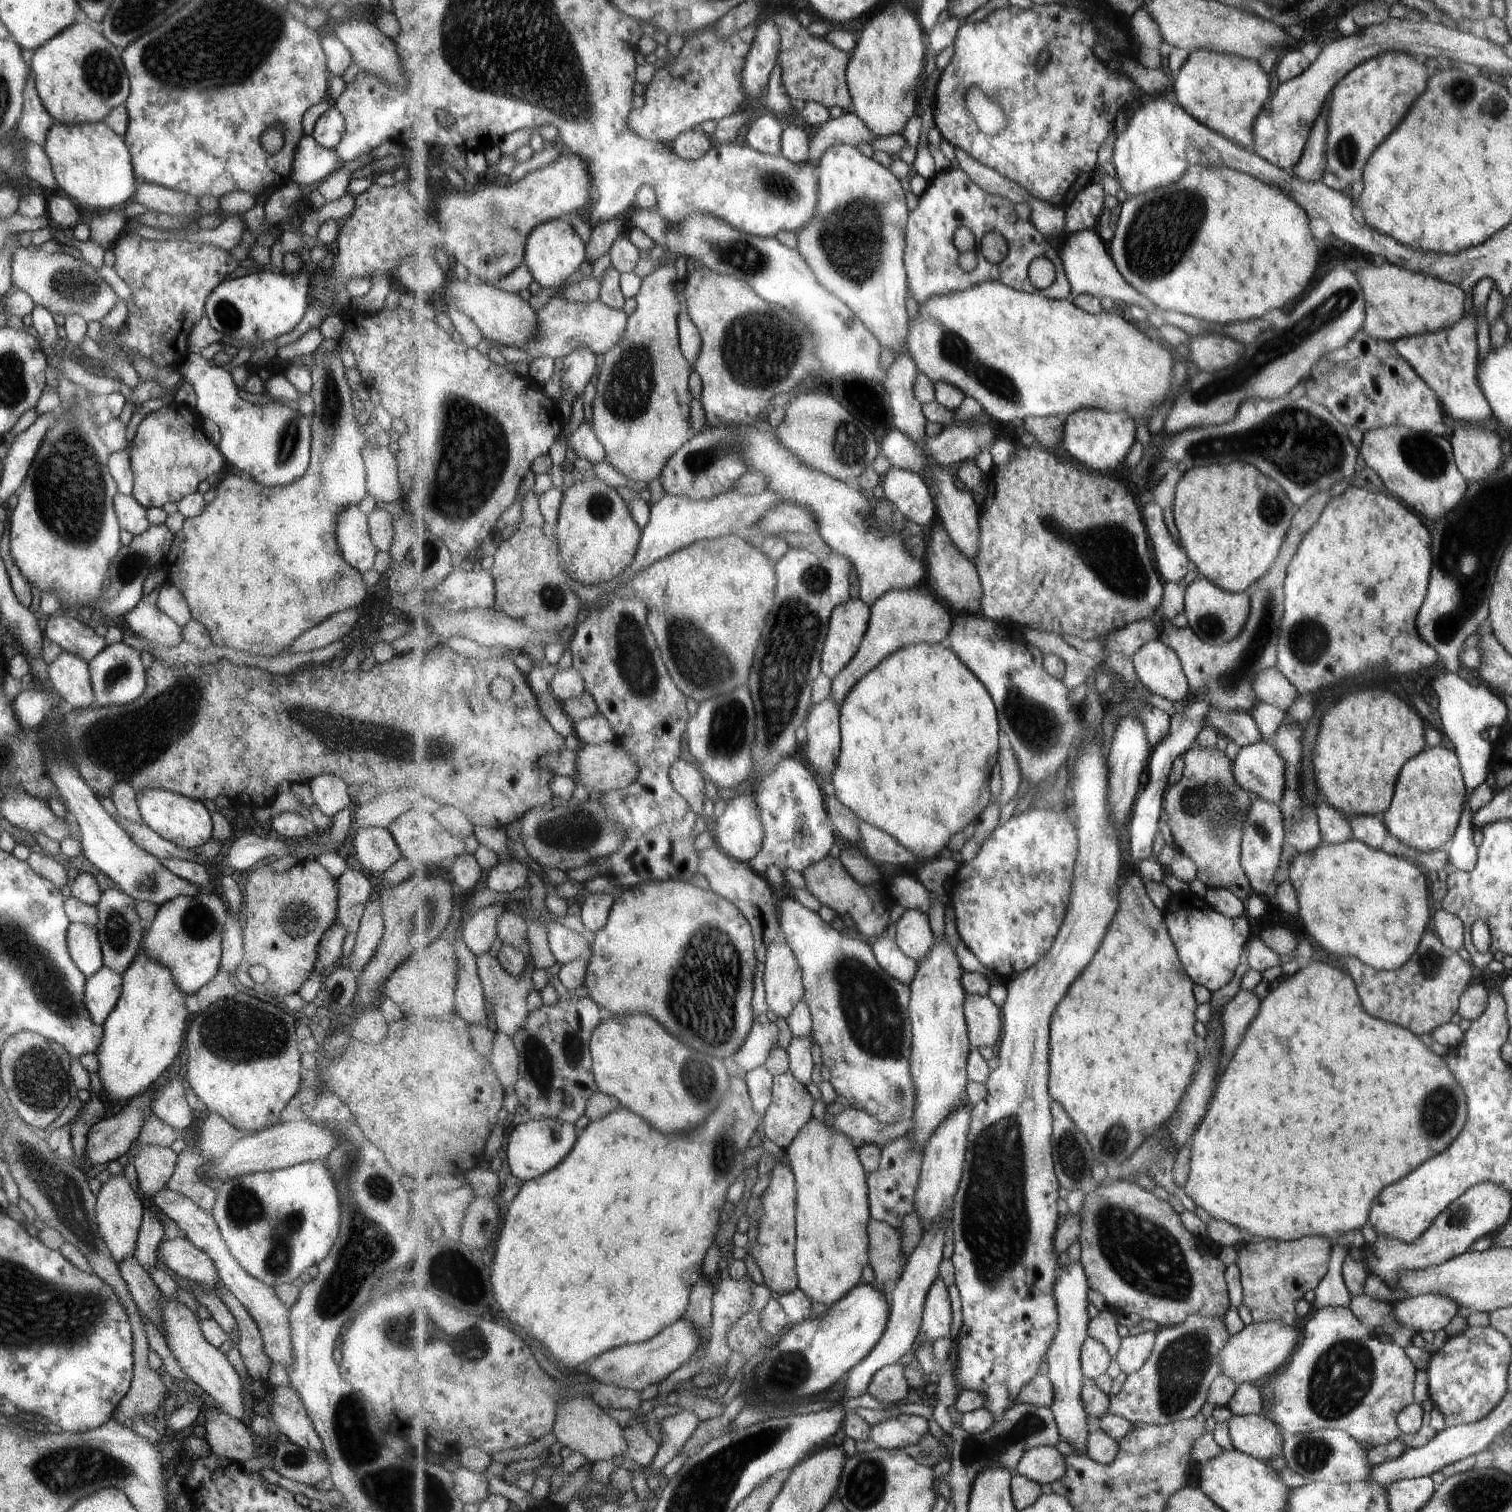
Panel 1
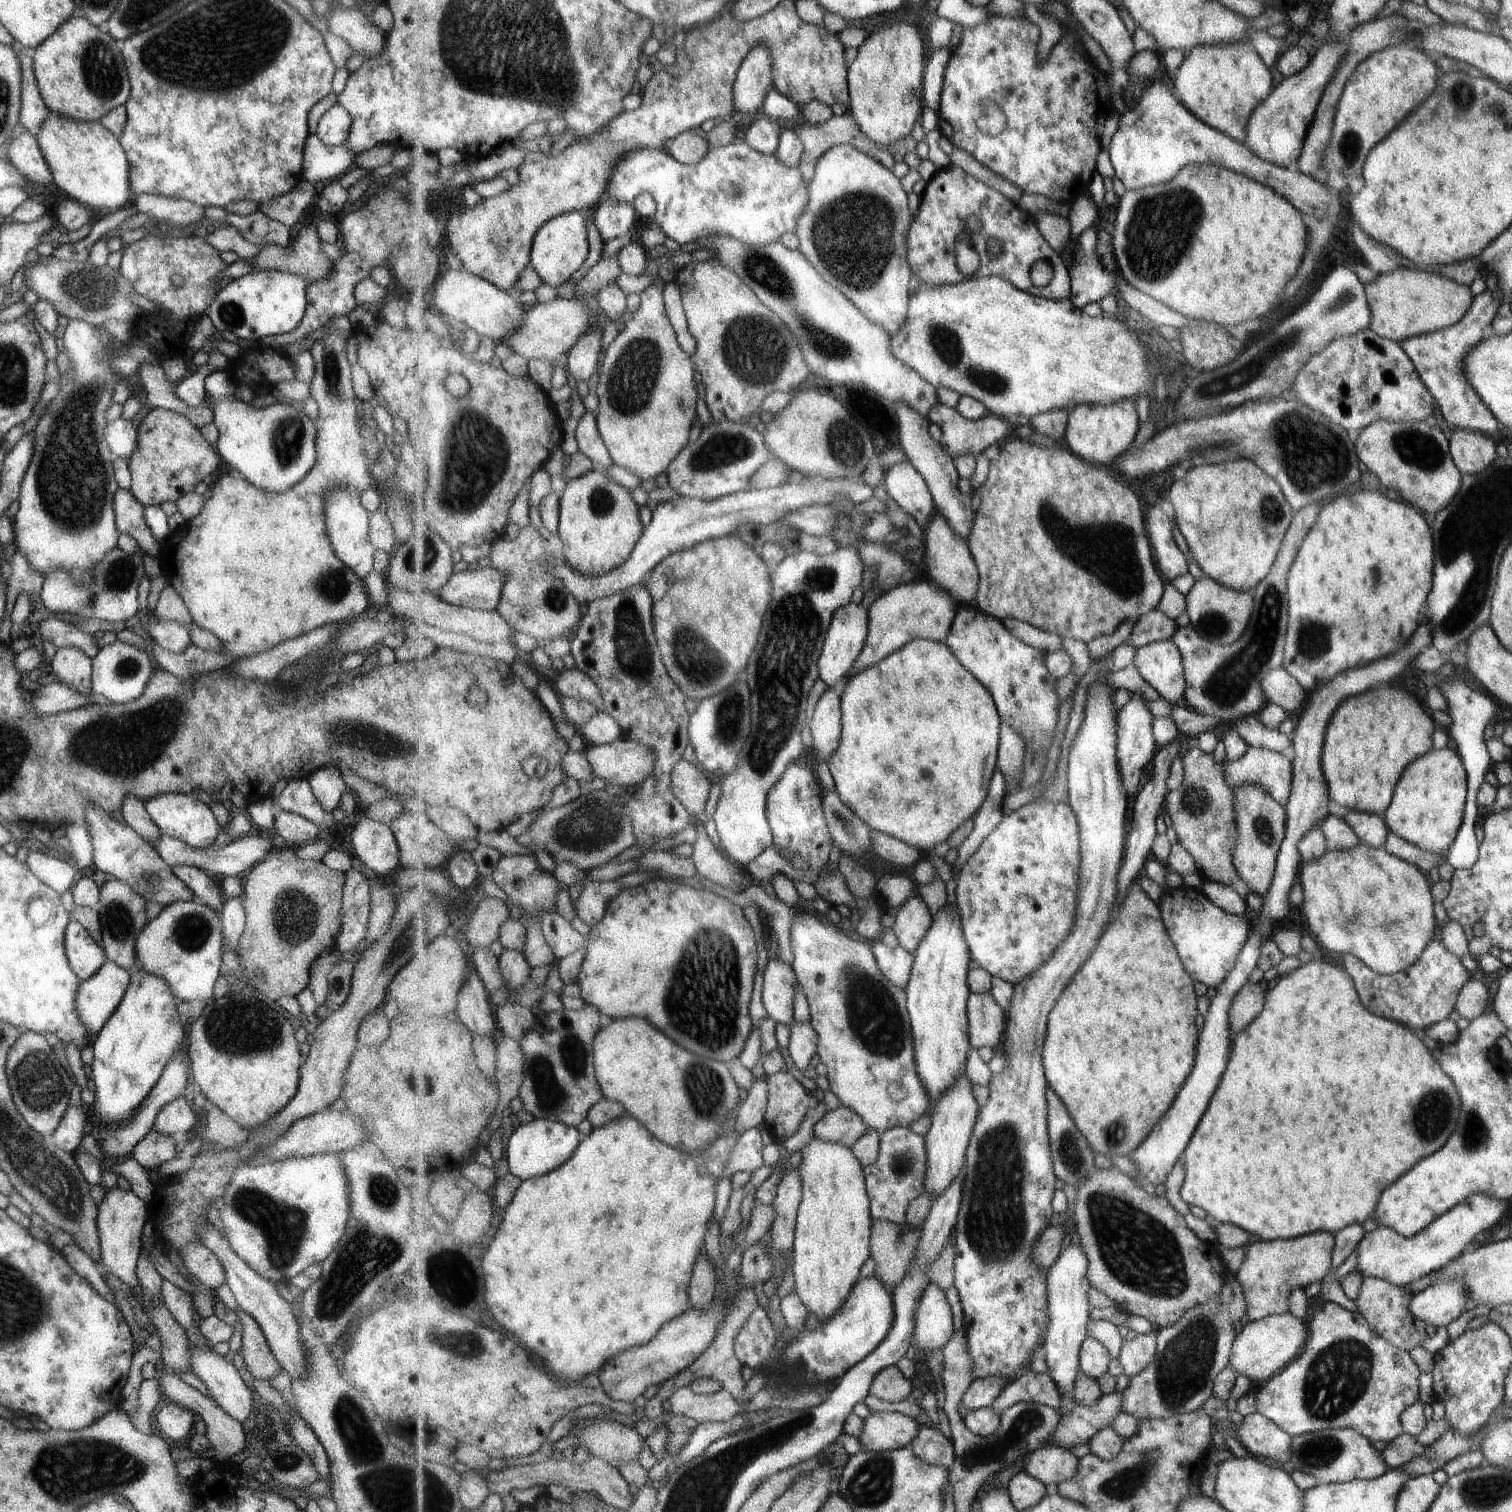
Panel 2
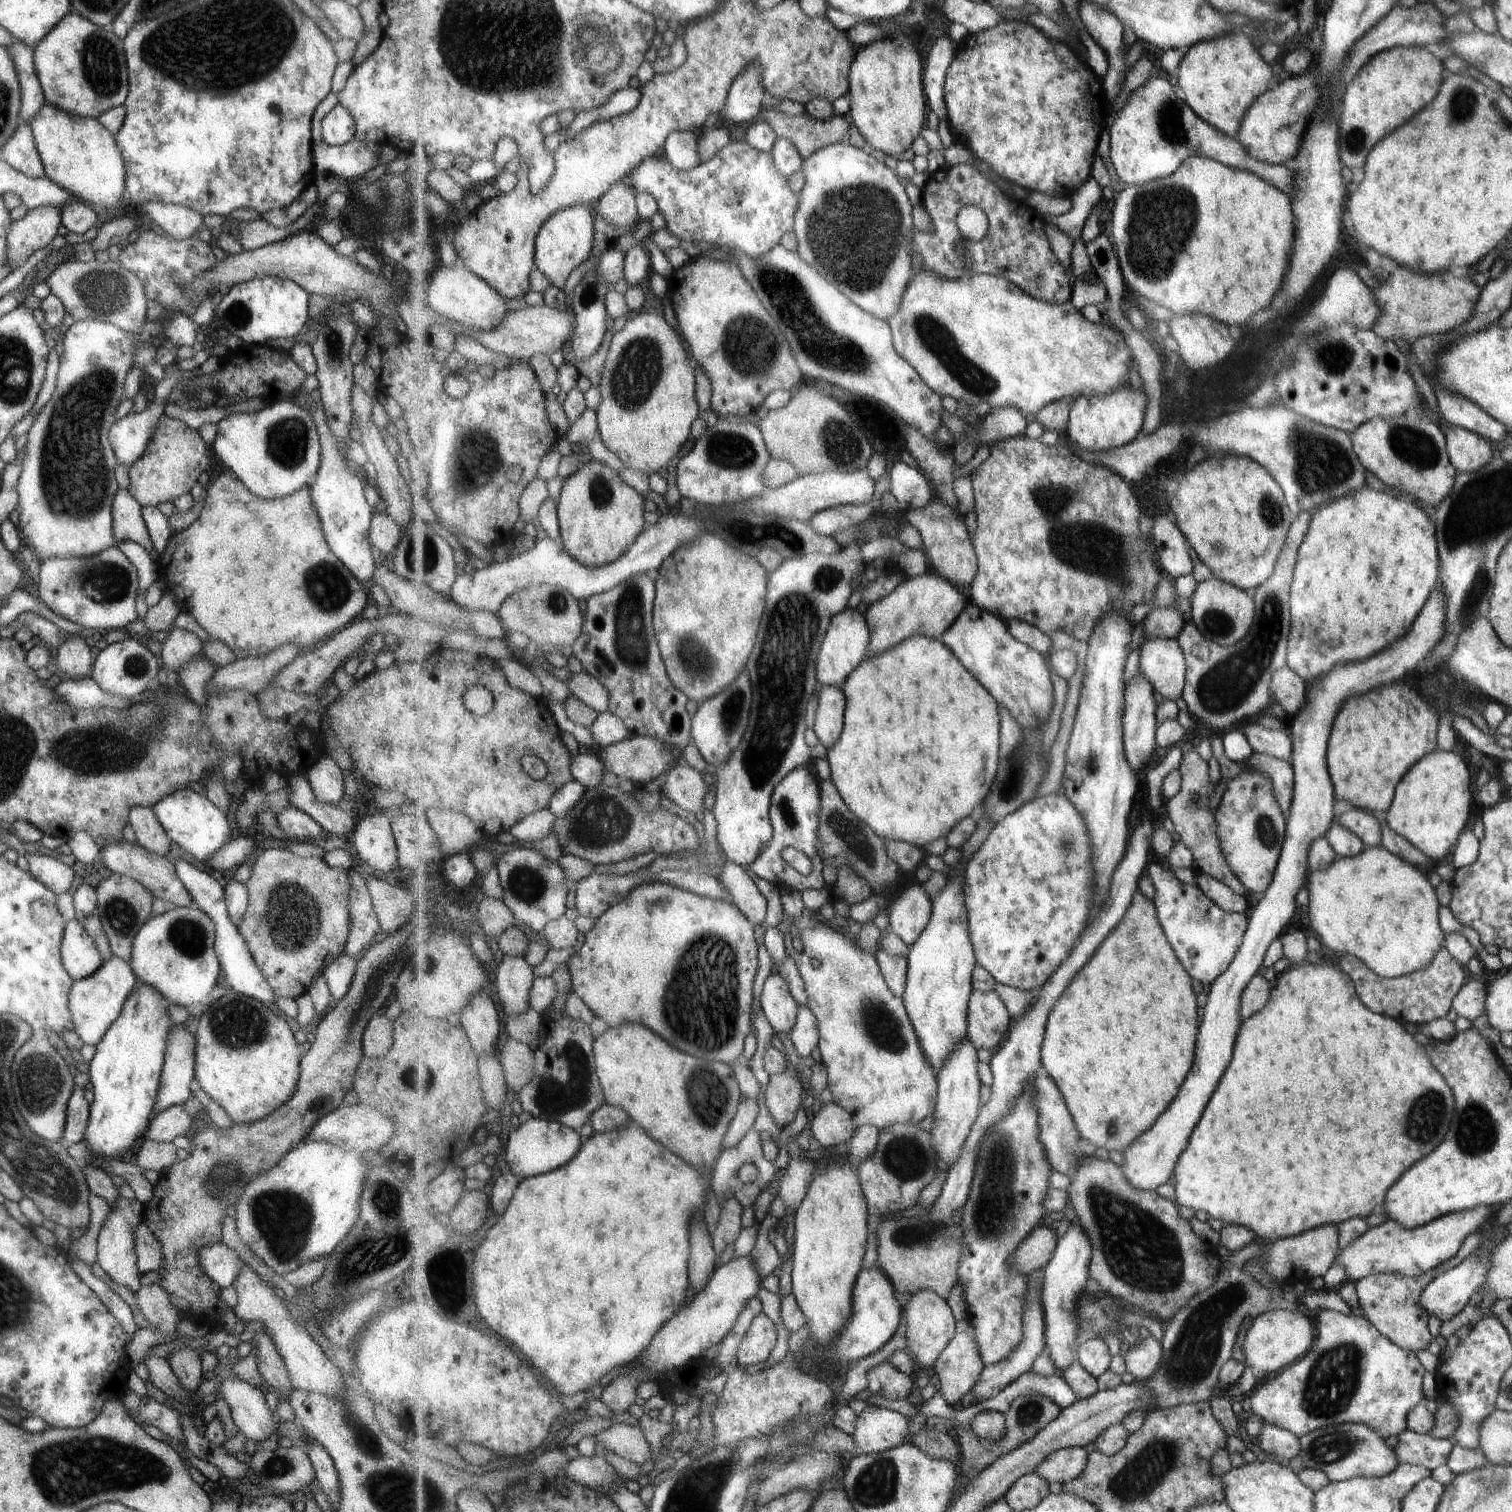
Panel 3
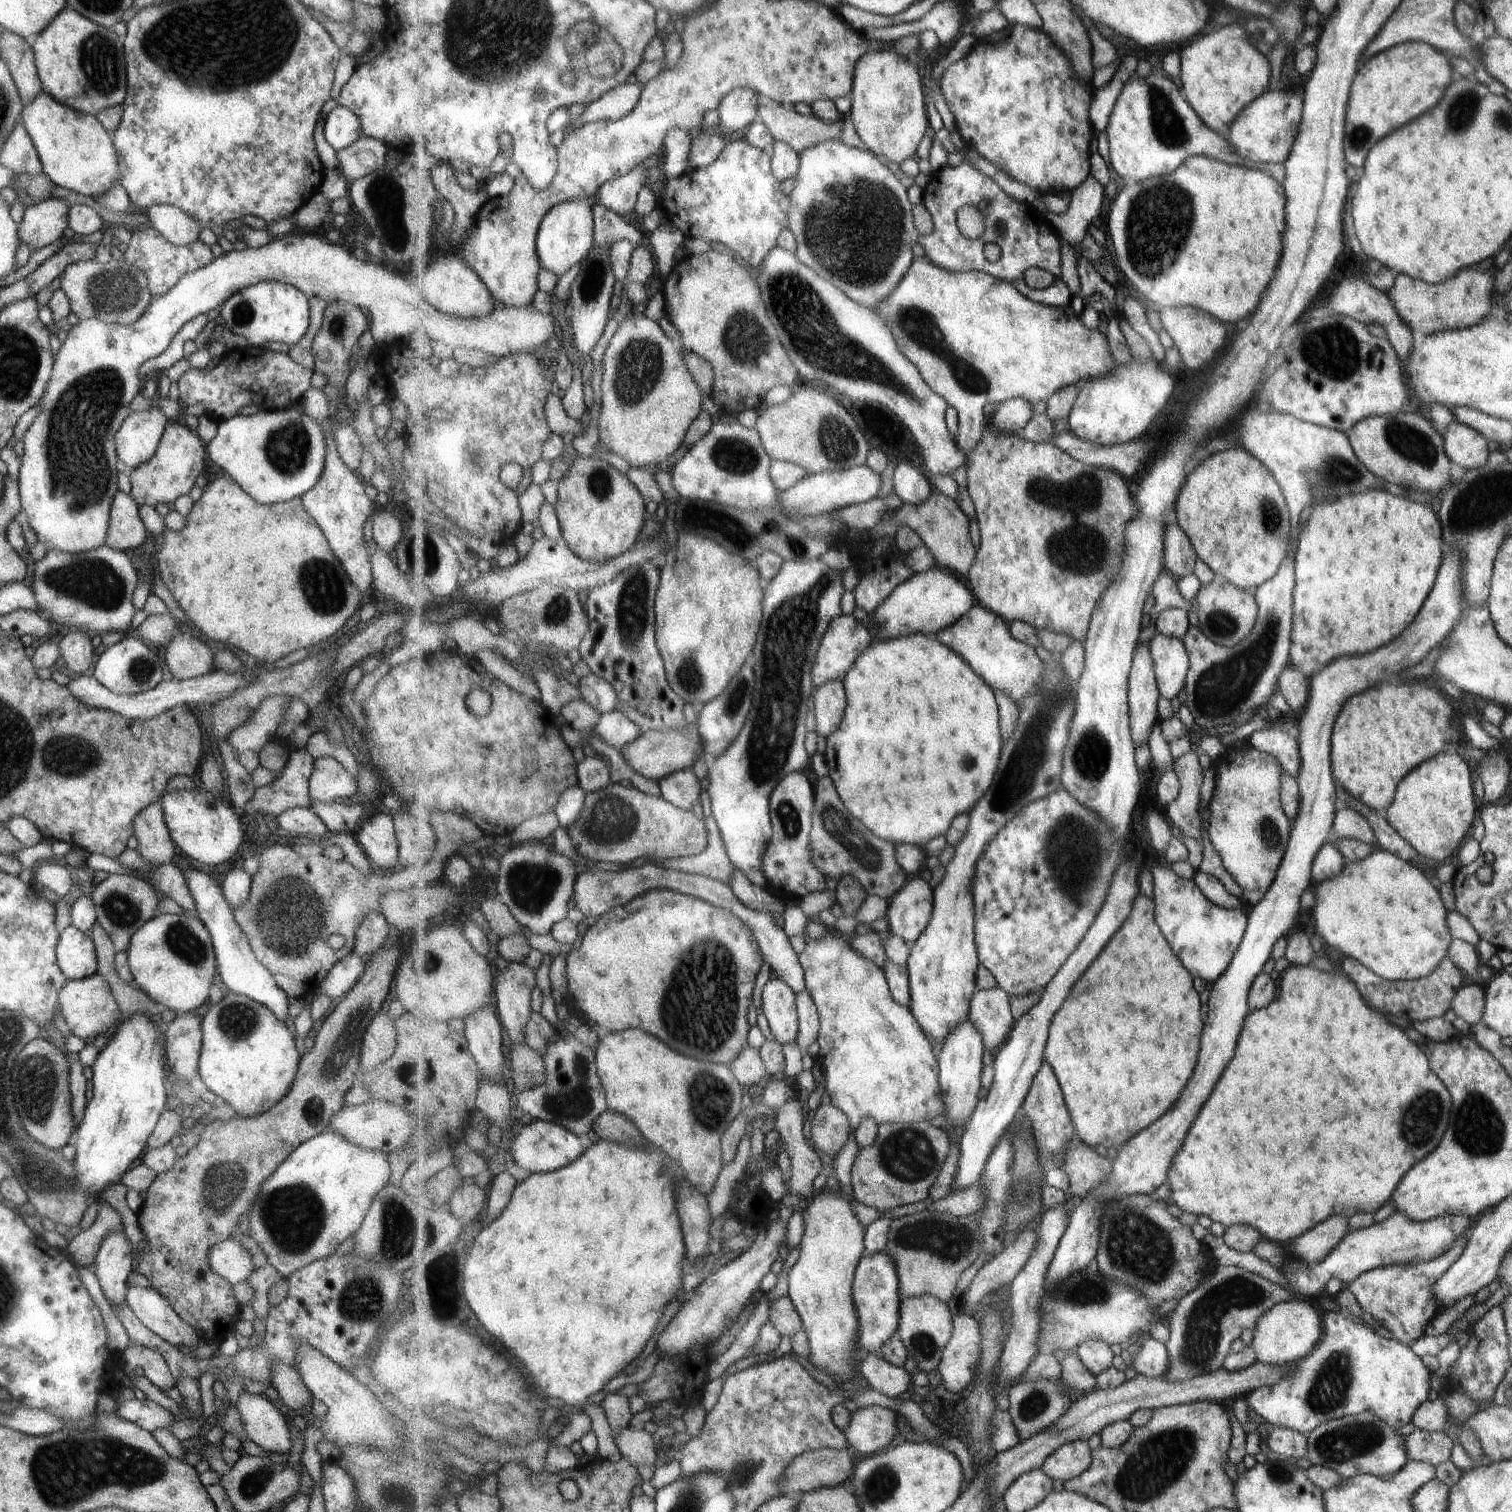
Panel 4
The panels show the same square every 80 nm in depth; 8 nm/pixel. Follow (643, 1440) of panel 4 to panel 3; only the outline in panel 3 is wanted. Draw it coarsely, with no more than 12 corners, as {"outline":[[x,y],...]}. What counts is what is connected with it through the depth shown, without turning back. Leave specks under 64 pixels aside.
{"outline":[[627,1420],[597,1434],[597,1444],[642,1465],[651,1446]]}

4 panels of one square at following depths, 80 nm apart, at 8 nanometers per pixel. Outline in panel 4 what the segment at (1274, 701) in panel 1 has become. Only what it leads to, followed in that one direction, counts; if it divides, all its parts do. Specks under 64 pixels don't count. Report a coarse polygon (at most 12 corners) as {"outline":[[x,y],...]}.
{"outline":[[1286,667],[1277,676],[1277,690],[1298,715],[1305,707],[1308,680]]}

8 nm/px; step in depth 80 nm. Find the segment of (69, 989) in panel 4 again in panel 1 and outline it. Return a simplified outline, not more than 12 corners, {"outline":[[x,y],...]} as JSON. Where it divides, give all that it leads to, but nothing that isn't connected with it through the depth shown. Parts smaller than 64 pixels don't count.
{"outline":[[102,966],[86,978],[83,1000],[98,1025],[113,1010],[122,976]]}

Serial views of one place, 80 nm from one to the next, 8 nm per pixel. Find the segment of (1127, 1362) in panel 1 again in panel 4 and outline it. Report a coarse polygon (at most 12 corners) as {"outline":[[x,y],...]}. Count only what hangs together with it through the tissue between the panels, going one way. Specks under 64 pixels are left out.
{"outline":[[1143,1340],[1131,1366],[1138,1375],[1164,1378],[1171,1368],[1166,1344]]}

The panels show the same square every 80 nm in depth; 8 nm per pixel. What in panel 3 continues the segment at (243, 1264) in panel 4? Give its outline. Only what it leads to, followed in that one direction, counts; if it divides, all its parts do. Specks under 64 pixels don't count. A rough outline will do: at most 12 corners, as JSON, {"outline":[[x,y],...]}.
{"outline":[[220,1242],[199,1248],[205,1276],[222,1289],[245,1264]]}

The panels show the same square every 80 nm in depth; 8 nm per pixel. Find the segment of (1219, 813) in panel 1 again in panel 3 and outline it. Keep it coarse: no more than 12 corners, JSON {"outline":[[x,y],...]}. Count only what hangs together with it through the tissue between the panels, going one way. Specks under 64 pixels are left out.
{"outline":[[1194,749],[1178,768],[1182,790],[1168,818],[1196,871],[1246,898],[1229,870],[1207,802],[1216,789]]}

